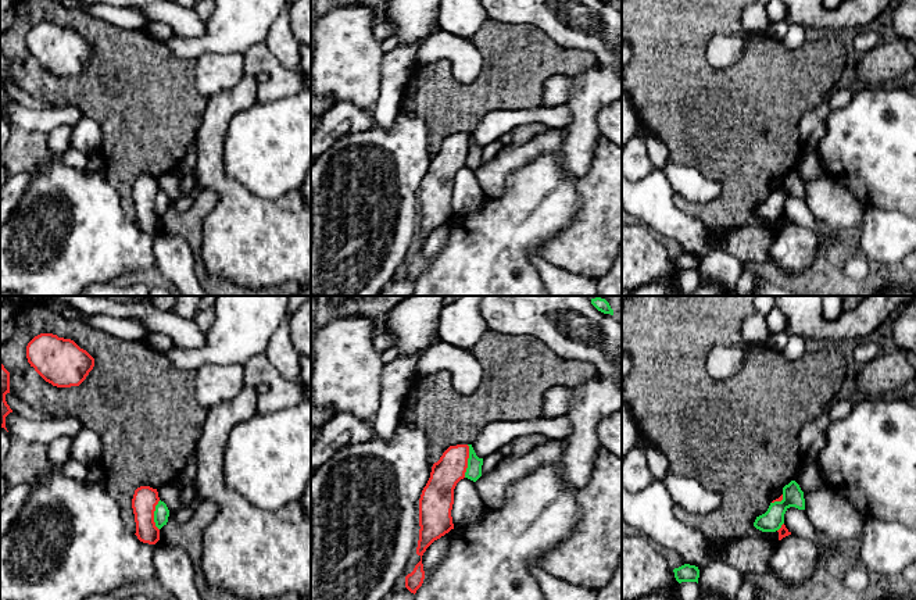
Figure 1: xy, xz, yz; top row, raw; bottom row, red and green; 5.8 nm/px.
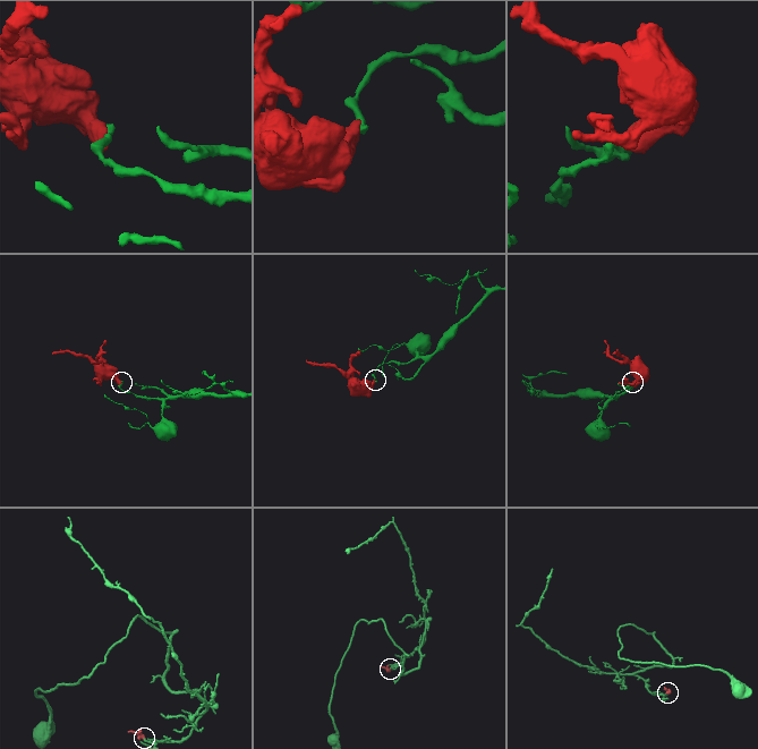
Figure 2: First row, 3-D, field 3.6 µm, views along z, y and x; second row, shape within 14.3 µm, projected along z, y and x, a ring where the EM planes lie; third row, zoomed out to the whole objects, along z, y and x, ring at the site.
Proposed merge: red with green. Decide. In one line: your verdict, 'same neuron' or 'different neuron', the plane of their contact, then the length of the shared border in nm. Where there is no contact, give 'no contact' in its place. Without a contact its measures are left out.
different neuron; meets red in xz; contact 190 nm long

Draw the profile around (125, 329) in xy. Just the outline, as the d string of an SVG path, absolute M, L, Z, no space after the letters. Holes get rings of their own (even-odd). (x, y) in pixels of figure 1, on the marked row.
M40 296L50 308L61 314L65 318L80 318L90 326L101 329L111 336L119 338L122 340L140 340L147 342L149 331L142 325L130 319L115 318L110 315L86 314L68 301L46 299Z

